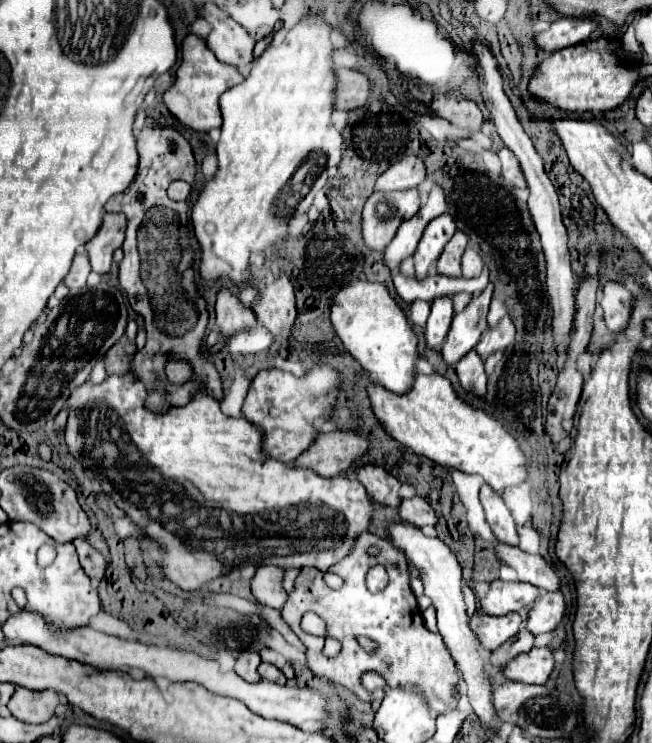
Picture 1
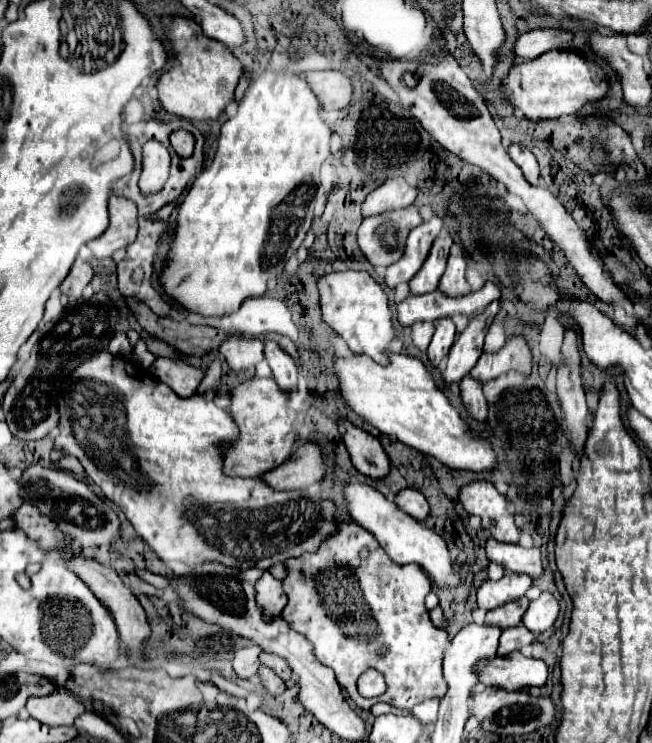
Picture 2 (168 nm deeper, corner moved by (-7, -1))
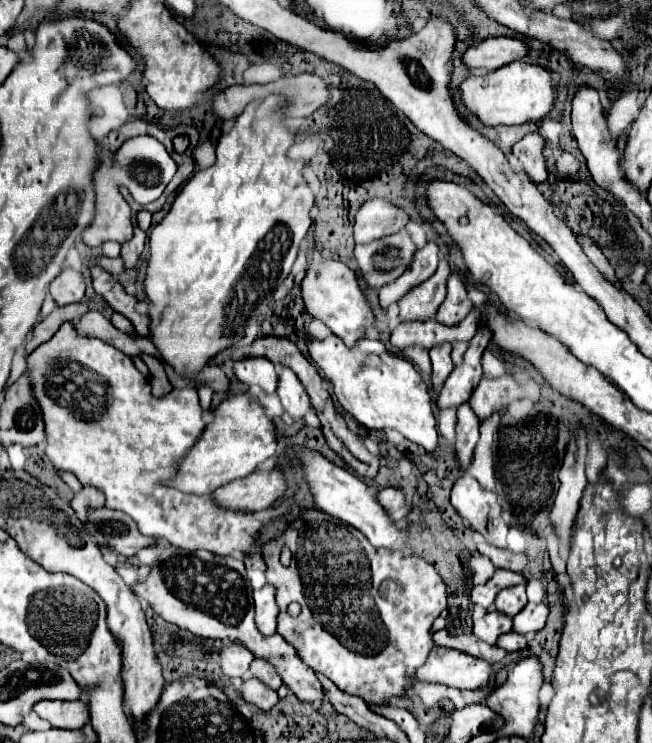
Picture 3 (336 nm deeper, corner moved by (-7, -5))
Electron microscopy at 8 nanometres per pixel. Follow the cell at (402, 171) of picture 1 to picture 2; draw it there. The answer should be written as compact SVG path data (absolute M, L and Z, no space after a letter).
M403 177L387 179L375 191L371 191L363 203L363 217L377 215L391 209L409 207L417 199L417 187L407 183Z

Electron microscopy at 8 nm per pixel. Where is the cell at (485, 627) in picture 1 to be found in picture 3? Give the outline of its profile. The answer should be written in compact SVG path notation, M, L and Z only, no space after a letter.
M523 583L499 591L499 595L495 599L497 611L501 611L509 617L515 617L525 607L525 603L527 603L527 597L525 597L525 585Z

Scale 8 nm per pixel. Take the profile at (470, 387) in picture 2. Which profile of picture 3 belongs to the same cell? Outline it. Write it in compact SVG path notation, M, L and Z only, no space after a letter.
M463 403L457 409L457 441L455 441L455 457L459 471L465 471L469 467L477 439L479 439L479 419L473 415L469 403Z

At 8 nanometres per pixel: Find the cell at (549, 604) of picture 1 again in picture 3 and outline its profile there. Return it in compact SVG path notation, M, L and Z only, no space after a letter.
M527 603L523 607L523 611L519 611L519 615L513 617L513 631L515 633L537 633L545 627L547 621L547 605L543 603Z

